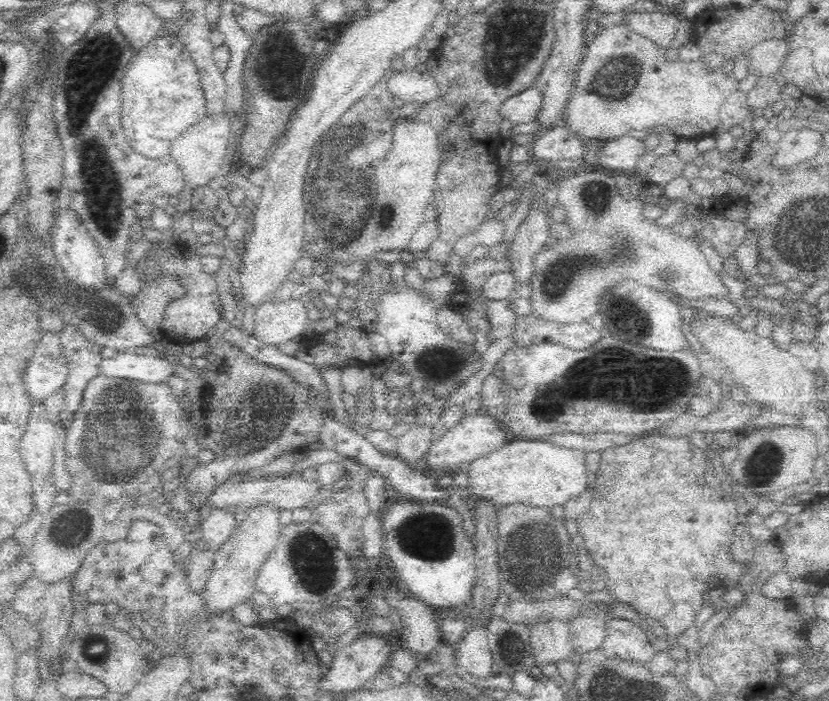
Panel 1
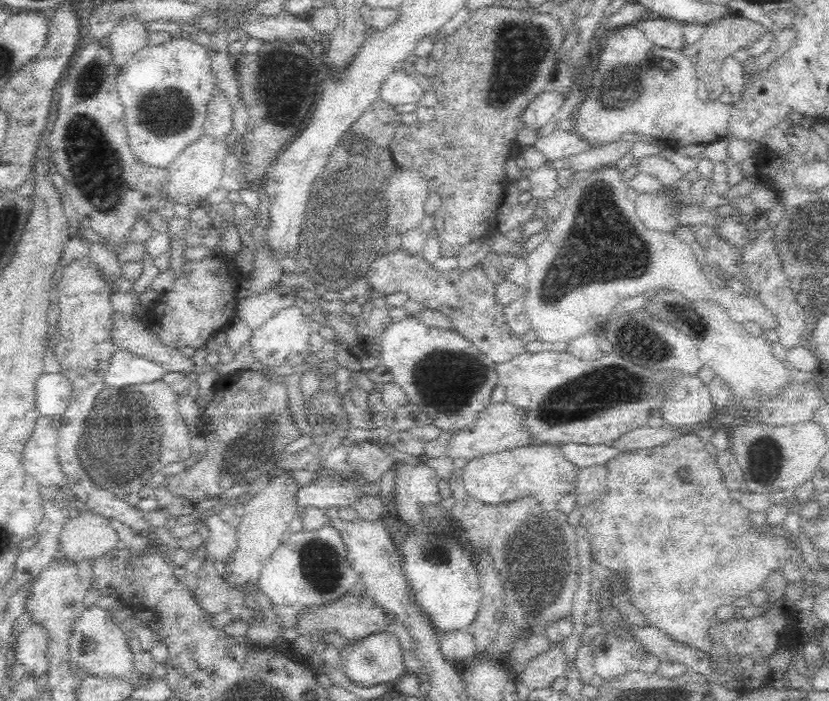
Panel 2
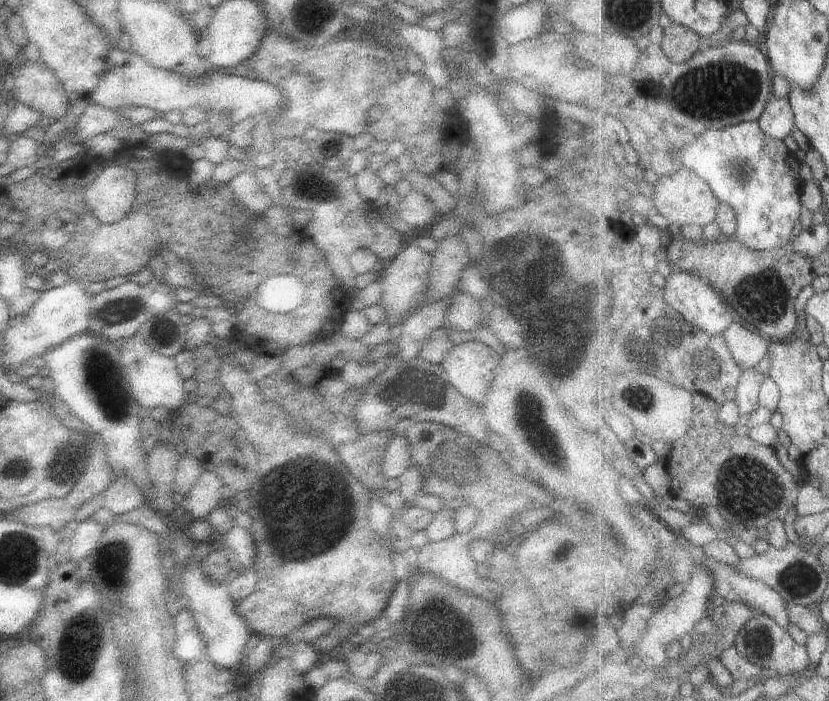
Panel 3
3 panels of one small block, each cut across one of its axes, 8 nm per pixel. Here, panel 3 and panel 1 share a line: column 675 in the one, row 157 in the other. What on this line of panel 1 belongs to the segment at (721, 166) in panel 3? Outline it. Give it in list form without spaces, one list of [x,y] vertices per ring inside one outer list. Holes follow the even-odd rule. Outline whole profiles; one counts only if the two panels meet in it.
[[[173,34],[156,37],[136,58],[122,78],[122,132],[138,154],[158,159],[168,155],[172,142],[206,112],[205,94],[195,62]]]

